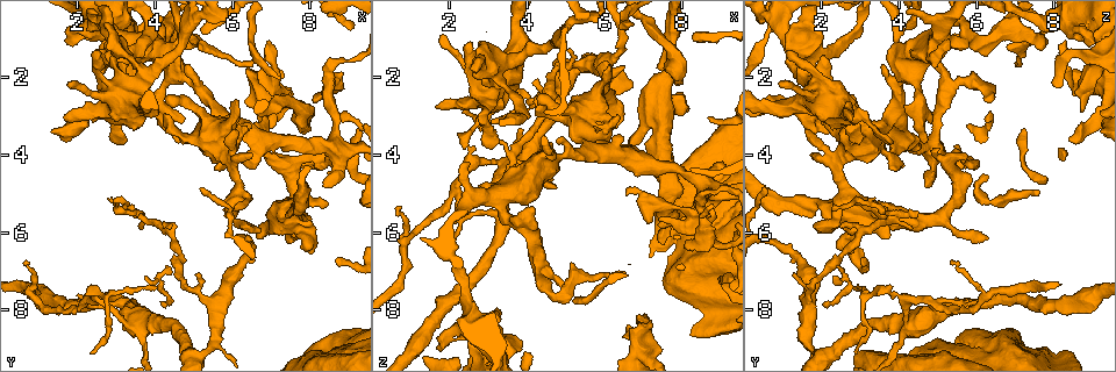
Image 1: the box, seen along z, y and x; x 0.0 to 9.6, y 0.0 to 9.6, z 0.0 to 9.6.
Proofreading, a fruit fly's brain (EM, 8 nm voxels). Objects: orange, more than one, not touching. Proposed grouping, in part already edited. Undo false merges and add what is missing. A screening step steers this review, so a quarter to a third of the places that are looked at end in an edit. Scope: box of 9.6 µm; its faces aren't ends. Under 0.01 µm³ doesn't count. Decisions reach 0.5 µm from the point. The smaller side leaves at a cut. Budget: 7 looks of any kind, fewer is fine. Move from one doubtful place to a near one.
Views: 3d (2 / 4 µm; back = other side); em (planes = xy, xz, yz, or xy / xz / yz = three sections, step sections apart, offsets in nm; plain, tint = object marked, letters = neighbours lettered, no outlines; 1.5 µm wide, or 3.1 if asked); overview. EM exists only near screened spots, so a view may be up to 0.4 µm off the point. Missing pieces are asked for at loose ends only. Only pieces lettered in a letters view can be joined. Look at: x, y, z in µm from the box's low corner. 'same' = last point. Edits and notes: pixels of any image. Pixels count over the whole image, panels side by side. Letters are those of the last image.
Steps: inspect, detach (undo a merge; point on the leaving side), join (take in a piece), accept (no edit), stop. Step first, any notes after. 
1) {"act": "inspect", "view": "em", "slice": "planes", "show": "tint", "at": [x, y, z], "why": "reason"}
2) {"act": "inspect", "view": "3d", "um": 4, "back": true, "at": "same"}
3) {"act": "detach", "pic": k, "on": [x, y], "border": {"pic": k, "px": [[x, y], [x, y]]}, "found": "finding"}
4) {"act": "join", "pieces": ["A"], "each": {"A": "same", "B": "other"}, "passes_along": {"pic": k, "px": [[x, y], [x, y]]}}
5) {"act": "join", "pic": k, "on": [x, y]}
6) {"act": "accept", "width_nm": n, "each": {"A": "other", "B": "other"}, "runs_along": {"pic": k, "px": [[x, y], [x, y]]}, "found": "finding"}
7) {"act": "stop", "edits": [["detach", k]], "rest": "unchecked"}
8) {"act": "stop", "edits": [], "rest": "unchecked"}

{"act": "inspect", "view": "em", "slice": "planes", "show": "plain", "at": [7.45, 5.55, 1.60], "why": "branch stops here"}

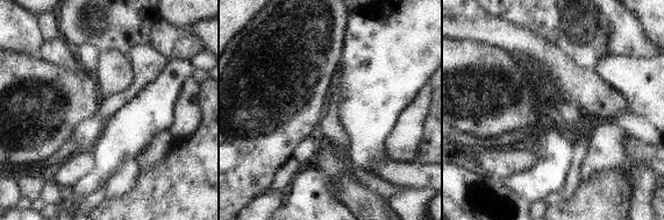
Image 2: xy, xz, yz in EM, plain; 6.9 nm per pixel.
{"act": "inspect", "view": "em", "slice": "planes", "show": "tint", "at": "same"}

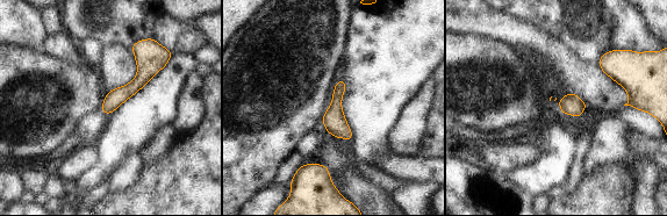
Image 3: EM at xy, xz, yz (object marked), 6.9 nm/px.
{"act": "inspect", "view": "em", "slice": "planes", "show": "letters", "at": "same"}

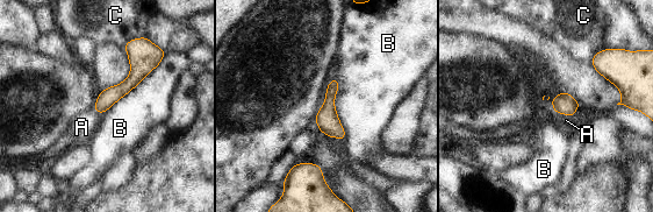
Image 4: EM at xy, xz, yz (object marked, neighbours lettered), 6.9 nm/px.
{"act": "join", "pieces": ["A"], "each": {"A": "same", "B": "other", "C": "other"}, "passes_along": {"pic": 4, "px": [[565, 104], [565, 114], [566, 120]]}, "found": "the neuron continues"}

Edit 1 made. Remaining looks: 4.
{"act": "inspect", "view": "em", "slice": "planes", "show": "letters", "at": [6.65, 6.10, 3.75]}

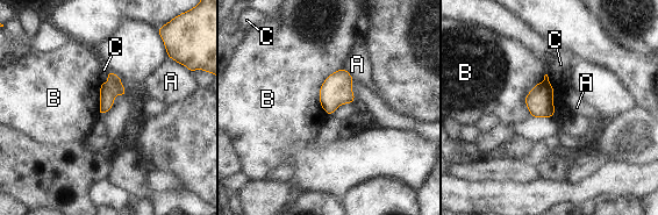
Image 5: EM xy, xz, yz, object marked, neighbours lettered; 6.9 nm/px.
{"act": "accept", "each": {"A": "other", "B": "other", "C": "other"}, "border": {"pic": 5, "px": [[546, 73], [526, 97], [531, 116]]}, "found": "no lettered piece goes on from it"}

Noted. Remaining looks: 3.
{"act": "inspect", "view": "em", "slice": "planes", "show": "letters", "at": [1.85, 2.15, 0.90], "why": "an open end"}

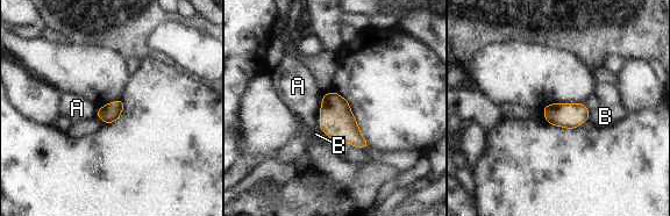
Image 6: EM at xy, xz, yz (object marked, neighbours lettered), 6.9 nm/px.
{"act": "accept", "each": {"A": "other", "B": "other"}, "border": {"pic": 6, "px": [[323, 95], [318, 124]]}, "found": "none of them fits"}

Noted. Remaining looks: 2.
{"act": "stop", "edits": [["join", 4]], "rest": "unchecked"}

